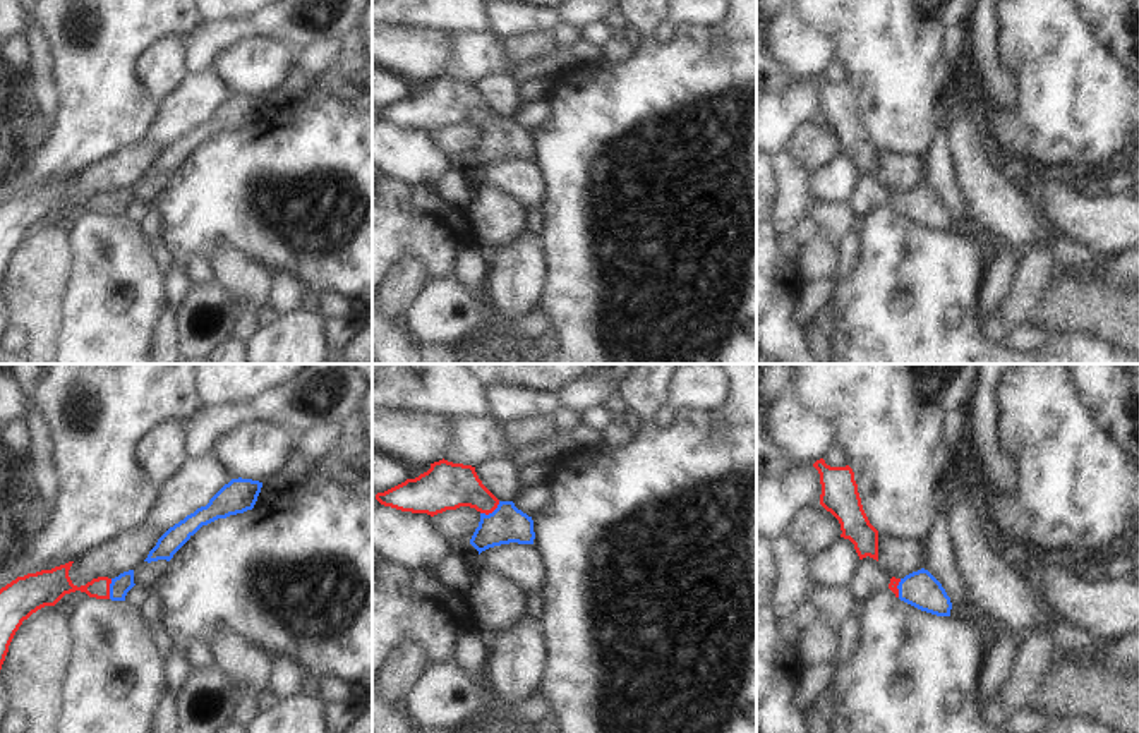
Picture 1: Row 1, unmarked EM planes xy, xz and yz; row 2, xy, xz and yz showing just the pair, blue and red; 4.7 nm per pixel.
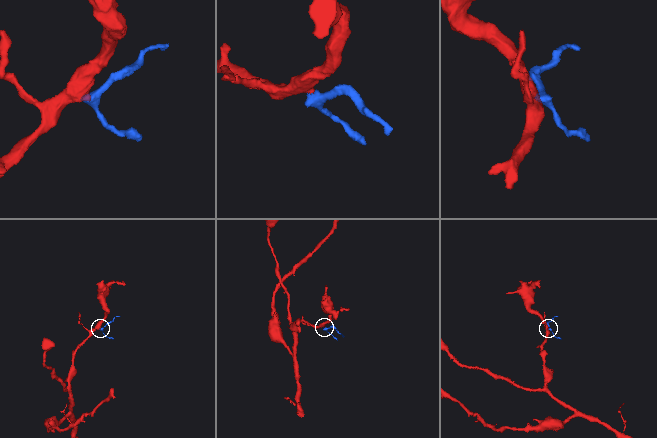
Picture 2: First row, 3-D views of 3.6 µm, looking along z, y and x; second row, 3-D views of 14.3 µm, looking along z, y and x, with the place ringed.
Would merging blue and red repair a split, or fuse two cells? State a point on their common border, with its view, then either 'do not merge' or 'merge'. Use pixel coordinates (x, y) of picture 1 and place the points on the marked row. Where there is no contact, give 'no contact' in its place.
meets blue in xz at (493, 512); merge

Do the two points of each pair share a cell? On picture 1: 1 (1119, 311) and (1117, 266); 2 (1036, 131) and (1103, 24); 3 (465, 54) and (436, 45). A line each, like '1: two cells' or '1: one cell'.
1: two cells
2: two cells
3: two cells

